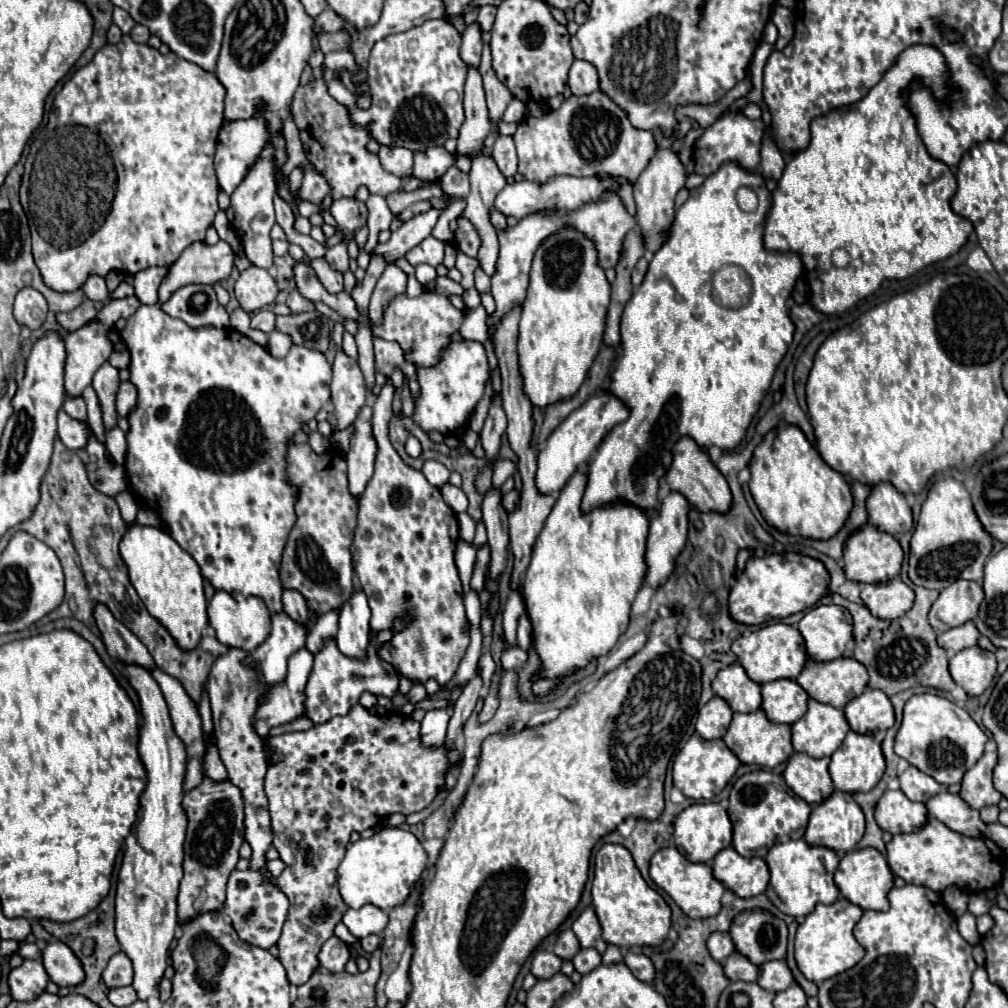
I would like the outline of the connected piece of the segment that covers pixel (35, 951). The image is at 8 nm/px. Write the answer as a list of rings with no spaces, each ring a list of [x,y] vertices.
[[[20,941],[18,943],[18,951],[16,951],[20,957],[24,959],[40,959],[40,949],[36,947],[36,943],[26,943],[26,941]]]

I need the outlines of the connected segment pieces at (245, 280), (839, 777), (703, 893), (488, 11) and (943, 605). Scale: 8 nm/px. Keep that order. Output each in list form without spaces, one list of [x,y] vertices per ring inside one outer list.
[[[250,265],[246,271],[240,273],[236,285],[236,299],[240,303],[240,307],[246,313],[254,313],[264,309],[266,305],[274,303],[276,295],[278,295],[278,287],[276,281],[272,279],[272,275],[266,269],[254,267]]]
[[[846,733],[844,743],[834,751],[830,775],[834,787],[846,793],[870,791],[884,775],[886,761],[880,745],[870,735]]]
[[[664,847],[664,849],[656,851],[656,855],[650,861],[650,877],[692,919],[714,917],[722,907],[720,899],[722,899],[726,887],[720,881],[716,881],[716,877],[712,875],[712,867],[706,865],[706,863],[688,861],[676,847]]]
[[[486,5],[486,7],[480,7],[480,13],[478,13],[476,23],[480,25],[482,33],[486,33],[486,31],[490,31],[490,29],[492,29],[494,15],[496,15],[496,7],[488,7],[488,5]]]
[[[954,581],[950,587],[940,591],[938,599],[930,609],[930,625],[942,633],[976,619],[980,603],[984,601],[984,589],[976,581]]]

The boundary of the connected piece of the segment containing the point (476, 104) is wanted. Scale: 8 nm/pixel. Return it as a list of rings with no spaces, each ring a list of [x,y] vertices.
[[[468,69],[466,77],[466,89],[464,89],[464,123],[460,127],[458,135],[458,155],[476,155],[480,153],[484,139],[492,131],[484,89],[482,89],[482,77],[476,69]]]

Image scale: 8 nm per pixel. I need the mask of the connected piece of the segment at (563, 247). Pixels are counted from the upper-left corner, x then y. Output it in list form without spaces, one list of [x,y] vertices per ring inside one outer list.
[[[564,229],[548,237],[534,255],[530,271],[530,287],[522,303],[520,337],[518,337],[520,377],[524,377],[524,393],[528,393],[528,399],[532,401],[534,407],[540,407],[540,411],[544,411],[544,407],[558,401],[568,401],[578,393],[582,381],[586,379],[588,369],[592,367],[600,351],[608,303],[610,303],[610,283],[606,281],[604,271],[598,267],[592,241],[588,241],[582,233],[576,233],[572,229]]]

